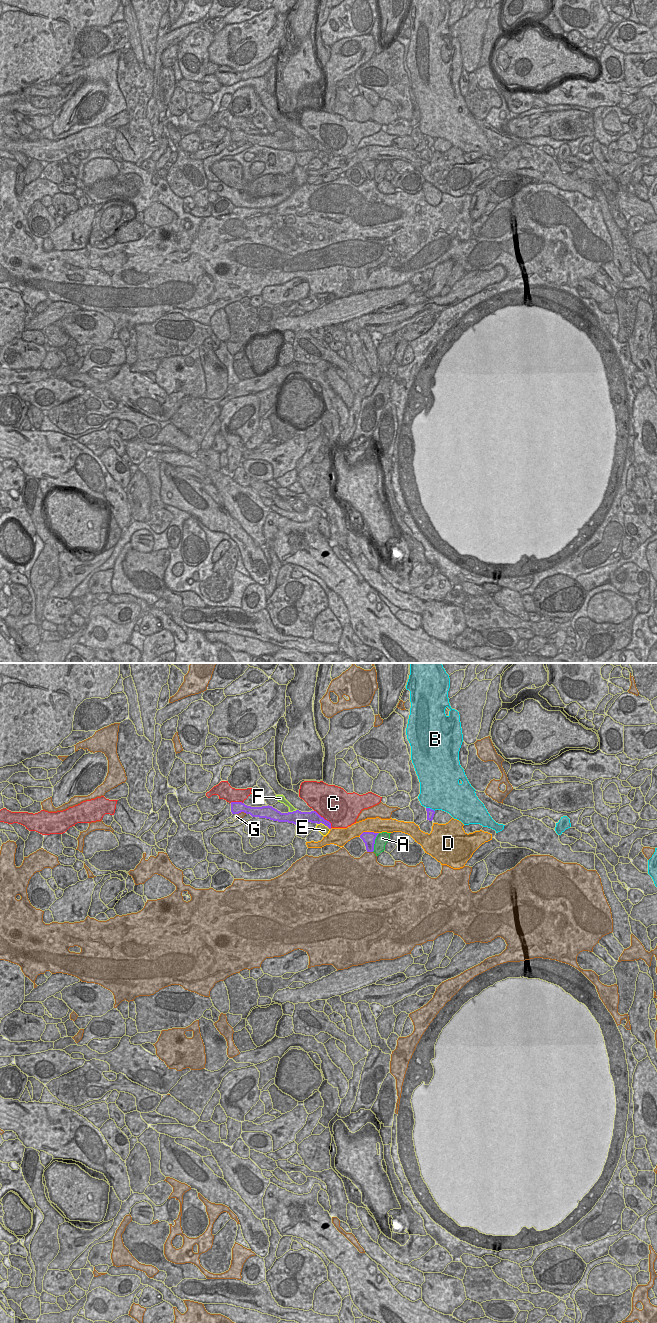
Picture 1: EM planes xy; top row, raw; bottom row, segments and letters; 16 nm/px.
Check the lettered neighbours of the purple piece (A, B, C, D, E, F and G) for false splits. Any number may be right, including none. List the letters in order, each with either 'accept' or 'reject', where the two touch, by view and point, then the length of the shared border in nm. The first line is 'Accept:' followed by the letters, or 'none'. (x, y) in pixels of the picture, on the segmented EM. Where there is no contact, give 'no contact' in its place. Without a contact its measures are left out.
Accept: none
A: reject; contact xy (374, 842); length 320 nm
B: reject; contact xy (429, 808); length 160 nm
C: reject; contact xy (323, 818); length 400 nm
D: reject; contact xy (368, 832); length 320 nm
E: reject; contact xy (323, 823); length 240 nm
F: reject; contact xy (293, 811); length 140 nm
G: reject; contact xy (370, 851); length 100 nm

